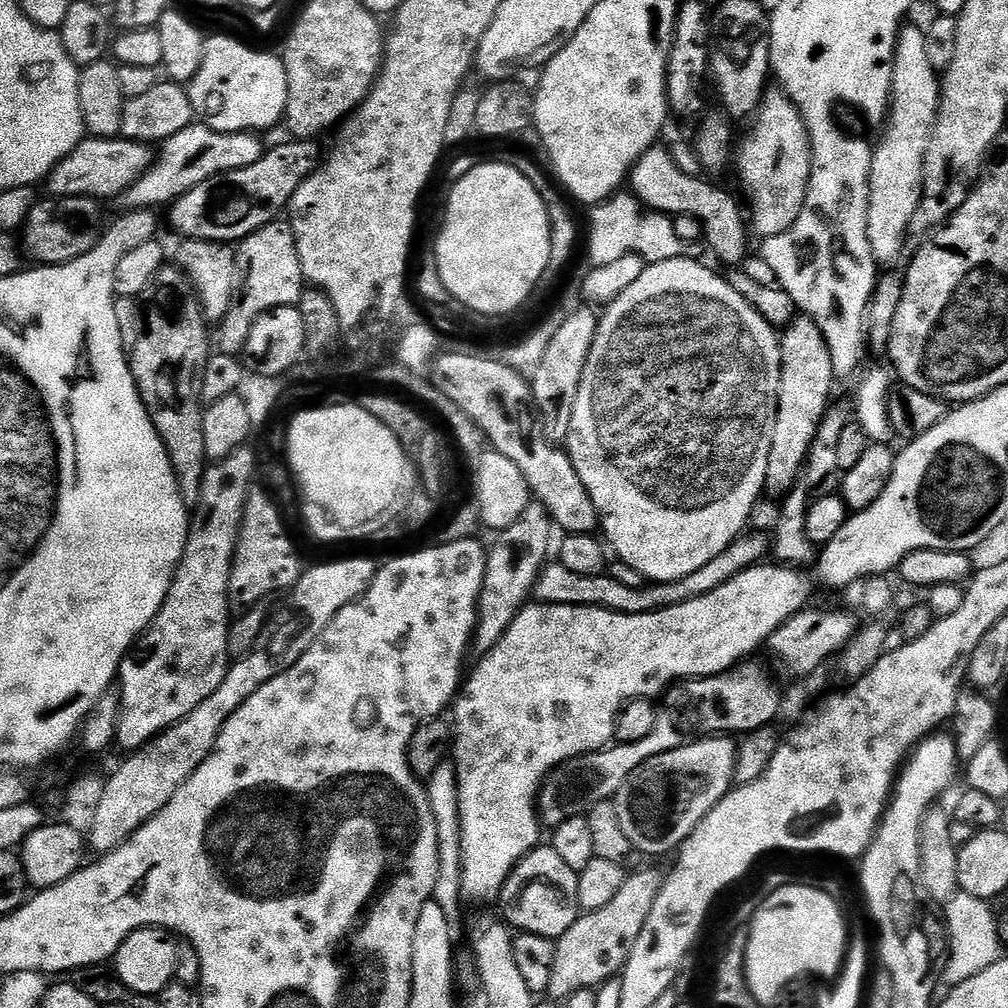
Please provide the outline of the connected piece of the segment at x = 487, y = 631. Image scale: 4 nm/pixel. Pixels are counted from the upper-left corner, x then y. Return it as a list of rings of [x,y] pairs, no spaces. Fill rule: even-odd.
[[[533,502],[528,509],[509,528],[503,529],[496,540],[496,545],[488,552],[486,578],[482,582],[482,594],[478,602],[478,618],[476,619],[476,635],[472,638],[471,651],[477,657],[485,656],[510,630],[514,618],[521,608],[529,603],[536,587],[536,579],[544,565],[549,563],[548,551],[553,551],[552,532],[554,525],[543,504]]]

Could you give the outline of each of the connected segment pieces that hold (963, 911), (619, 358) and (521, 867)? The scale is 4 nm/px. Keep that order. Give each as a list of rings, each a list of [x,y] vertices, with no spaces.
[[[957,891],[947,901],[946,927],[948,930],[948,958],[944,961],[943,983],[955,986],[974,978],[974,974],[982,974],[990,966],[1002,959],[1002,943],[1000,941],[998,916],[992,913],[987,903],[970,894]]]
[[[685,258],[648,264],[632,285],[626,286],[622,294],[611,300],[600,316],[594,346],[590,350],[590,358],[578,386],[566,451],[586,490],[590,490],[594,498],[594,506],[600,512],[603,535],[620,562],[638,570],[645,581],[665,584],[686,578],[686,574],[694,574],[694,570],[706,566],[706,562],[711,562],[713,558],[718,558],[718,554],[722,554],[726,546],[733,544],[742,535],[749,527],[752,507],[762,500],[766,462],[770,458],[770,442],[774,442],[774,422],[778,418],[779,393],[780,337],[777,329],[768,324],[758,309],[728,283],[723,275],[711,272],[704,262]]]
[[[537,846],[516,863],[516,869],[508,876],[498,897],[499,911],[513,929],[534,932],[555,942],[582,914],[578,902],[579,881],[579,875],[566,866],[551,846]]]

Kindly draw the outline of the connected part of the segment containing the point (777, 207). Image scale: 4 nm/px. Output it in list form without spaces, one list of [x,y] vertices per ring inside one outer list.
[[[772,91],[764,93],[764,101],[754,117],[756,125],[749,130],[744,140],[744,153],[740,156],[740,180],[752,203],[750,224],[760,238],[782,234],[798,222],[812,173],[812,140],[808,137],[808,125],[787,92]]]

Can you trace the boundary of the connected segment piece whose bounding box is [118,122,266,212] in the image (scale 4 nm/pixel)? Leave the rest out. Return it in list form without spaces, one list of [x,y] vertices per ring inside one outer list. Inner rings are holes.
[[[193,122],[186,130],[178,130],[166,138],[155,153],[152,165],[118,197],[121,209],[138,212],[152,207],[171,205],[186,190],[194,190],[198,182],[206,182],[223,172],[254,166],[266,151],[266,144],[255,132],[219,132],[203,122]]]

